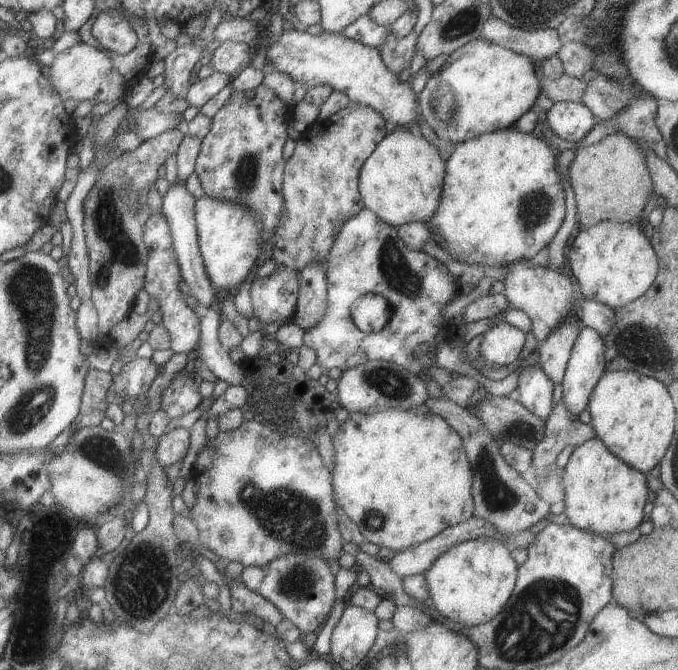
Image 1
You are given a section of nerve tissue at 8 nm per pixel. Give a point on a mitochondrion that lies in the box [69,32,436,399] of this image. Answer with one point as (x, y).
(123, 254)

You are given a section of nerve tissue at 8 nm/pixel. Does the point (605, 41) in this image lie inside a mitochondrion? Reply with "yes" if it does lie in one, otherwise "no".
yes

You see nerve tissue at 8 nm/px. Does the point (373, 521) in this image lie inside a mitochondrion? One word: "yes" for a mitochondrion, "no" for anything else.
yes

